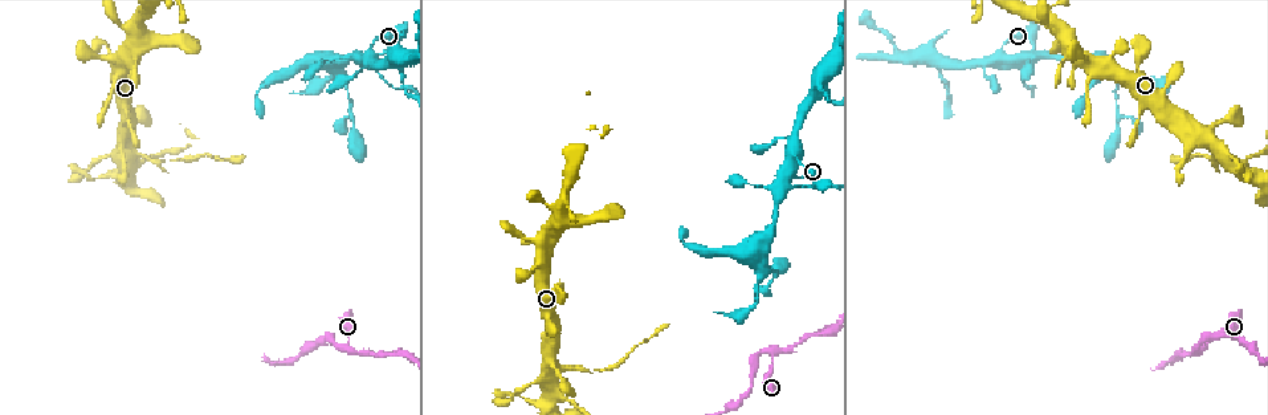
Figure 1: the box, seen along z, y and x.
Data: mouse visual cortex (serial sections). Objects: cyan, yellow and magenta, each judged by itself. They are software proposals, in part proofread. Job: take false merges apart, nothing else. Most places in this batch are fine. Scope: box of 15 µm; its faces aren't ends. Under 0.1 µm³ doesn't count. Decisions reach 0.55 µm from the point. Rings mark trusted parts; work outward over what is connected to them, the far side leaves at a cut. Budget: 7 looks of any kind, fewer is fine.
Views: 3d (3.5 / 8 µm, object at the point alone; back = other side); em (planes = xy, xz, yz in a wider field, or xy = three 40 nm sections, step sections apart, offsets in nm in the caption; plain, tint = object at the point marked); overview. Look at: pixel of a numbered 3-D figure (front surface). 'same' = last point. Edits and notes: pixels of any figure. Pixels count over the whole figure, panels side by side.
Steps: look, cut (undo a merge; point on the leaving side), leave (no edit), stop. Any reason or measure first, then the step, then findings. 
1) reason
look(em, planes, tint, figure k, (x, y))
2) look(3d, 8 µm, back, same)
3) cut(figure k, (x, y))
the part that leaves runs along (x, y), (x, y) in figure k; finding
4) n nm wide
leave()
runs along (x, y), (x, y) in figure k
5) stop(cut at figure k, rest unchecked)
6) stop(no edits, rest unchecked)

side arm on a straight run
look(3d, 3.5 µm, figure 1, (773, 352))

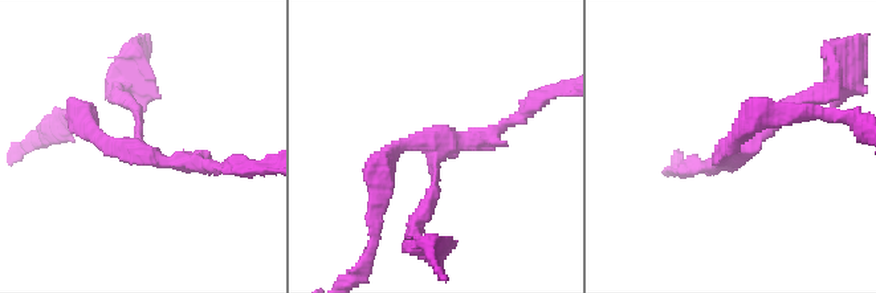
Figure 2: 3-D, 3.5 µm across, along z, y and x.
3 arms; arms of 150, 200, 300 nm; need the tissue
look(em, xy, step 2, tint, figure 2, (434, 151))

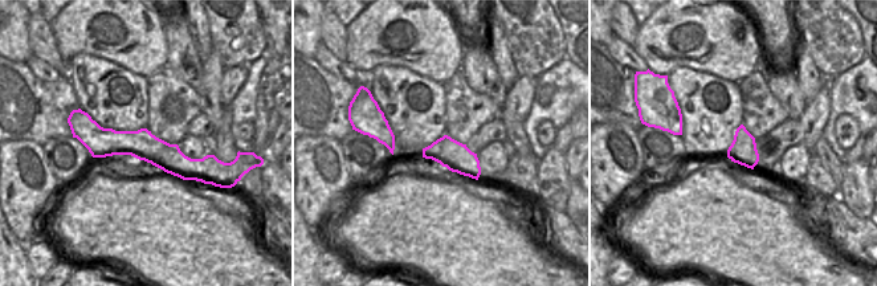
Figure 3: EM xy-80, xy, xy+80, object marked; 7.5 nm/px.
leave()
runs along (807, 100), (744, 149), (764, 116) in figure 2; all the same cell

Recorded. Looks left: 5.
abrupt turn
look(3d, 3.5 µm, figure 1, (779, 188))

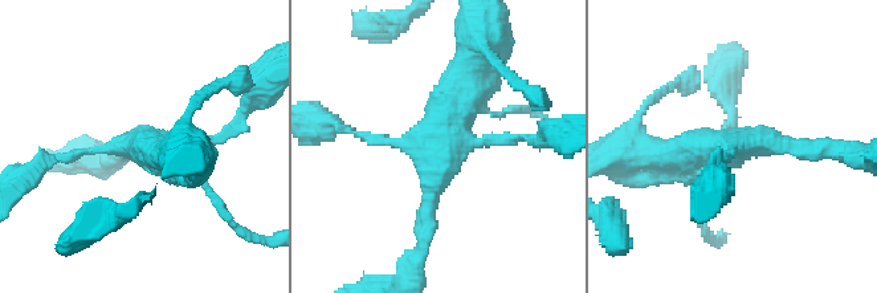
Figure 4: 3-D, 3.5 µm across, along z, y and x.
now the EM
look(em, xy, step 5, tint, figure 4, (446, 141))

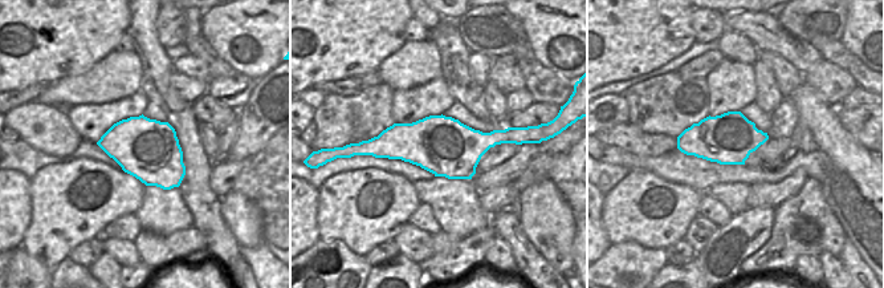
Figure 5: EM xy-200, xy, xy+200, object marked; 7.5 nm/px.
440 nm wide
leave()
runs along (476, 61), (448, 119), (427, 222) in figure 4; one cell here

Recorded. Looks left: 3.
sharp bend
look(3d, 3.5 µm, back, figure 1, (755, 244))

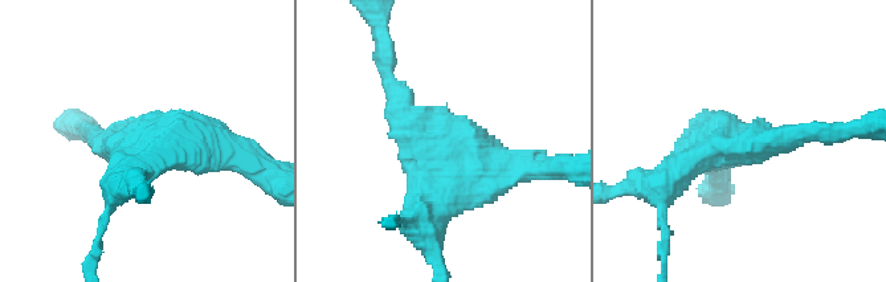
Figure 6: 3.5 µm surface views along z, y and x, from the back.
3 arms; arms of 300, 400, 400 nm; need the tissue
look(em, xy, step 1, tint, figure 6, (438, 143))

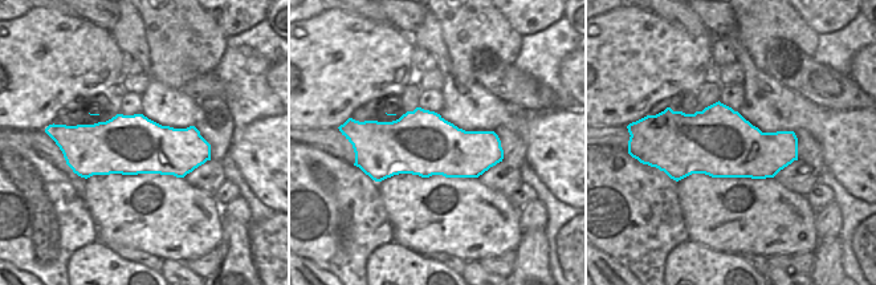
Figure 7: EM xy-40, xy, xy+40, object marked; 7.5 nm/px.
500 nm wide
leave()
runs along (787, 135), (709, 143), (661, 192) in figure 6; one cell here

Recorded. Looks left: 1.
stop(no edits, rest unchecked)

